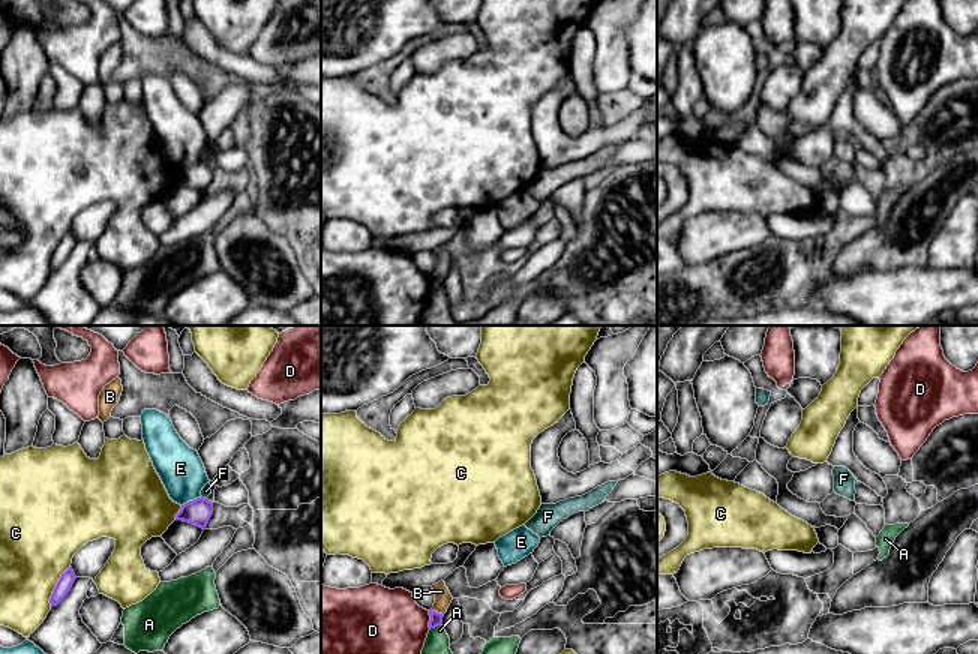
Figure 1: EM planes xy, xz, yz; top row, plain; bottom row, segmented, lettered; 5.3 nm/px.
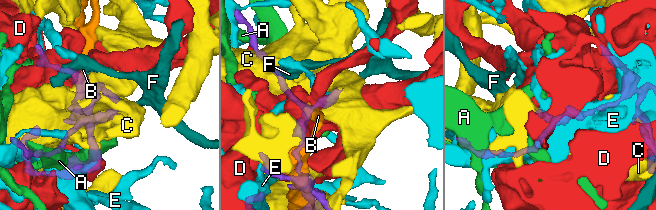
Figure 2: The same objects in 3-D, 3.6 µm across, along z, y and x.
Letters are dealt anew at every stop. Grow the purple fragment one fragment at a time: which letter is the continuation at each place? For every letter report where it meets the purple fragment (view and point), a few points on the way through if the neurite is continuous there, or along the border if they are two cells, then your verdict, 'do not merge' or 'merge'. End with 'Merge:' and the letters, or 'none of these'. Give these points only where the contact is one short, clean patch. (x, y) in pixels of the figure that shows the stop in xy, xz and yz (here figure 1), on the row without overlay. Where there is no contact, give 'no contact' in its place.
A: meets purple in xz at (435, 290); do not merge
B: meets purple in xz at (437, 276); border along xz (431, 273), (443, 279); do not merge
C: meets purple in xy at (56, 251); do not merge
D: meets purple in xz at (431, 284); do not merge
E: meets purple in xy at (191, 165); do not merge
F: meets purple in xy at (204, 162); border along xy (201, 159), (206, 162); do not merge
Merge: none of these

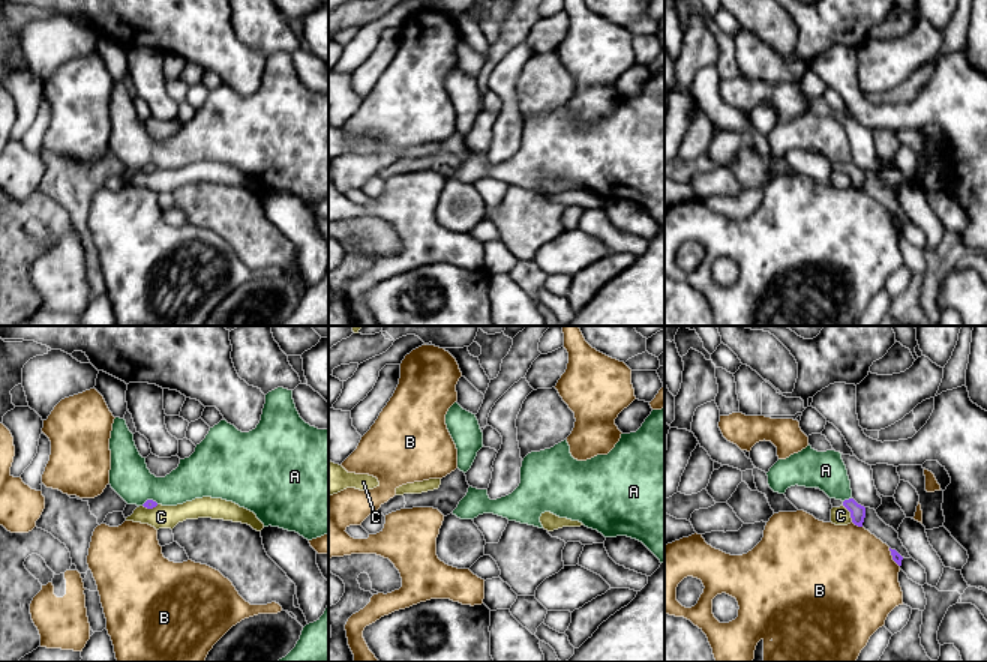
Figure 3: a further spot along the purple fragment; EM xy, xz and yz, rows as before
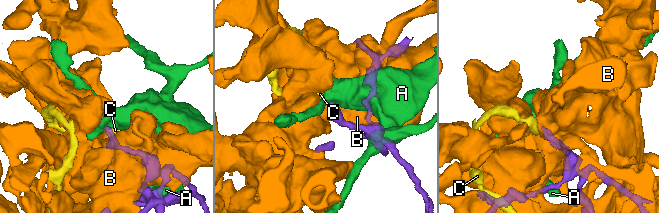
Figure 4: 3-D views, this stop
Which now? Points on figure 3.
A: meets purple in yz at (846, 164); do not merge
B: meets purple in yz at (857, 188); do not merge
C: meets purple in yz at (851, 177); border along yz (843, 168), (852, 185); do not merge
Merge: none of these

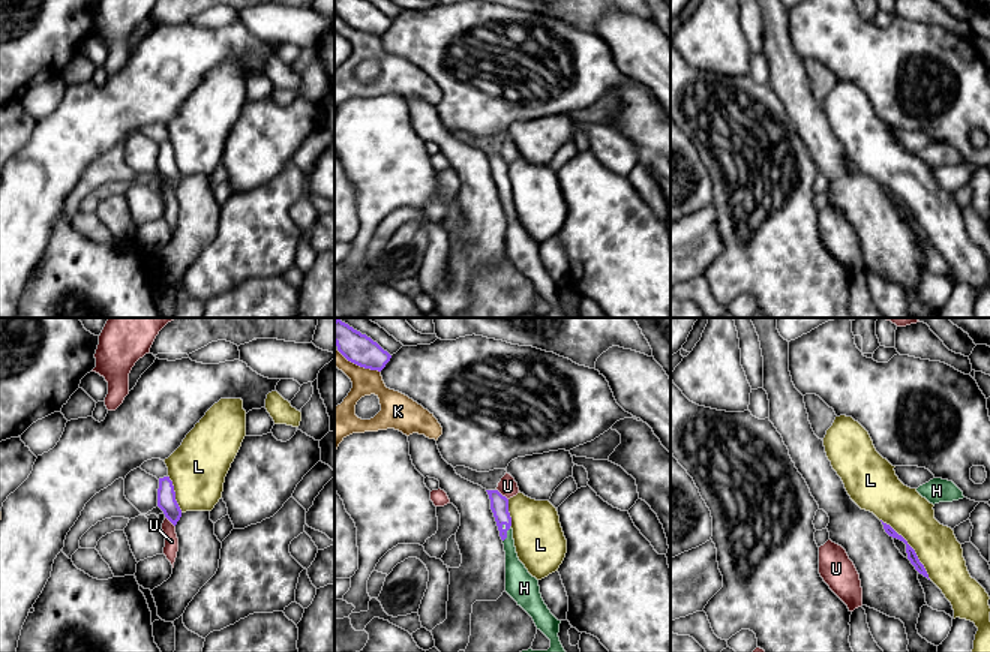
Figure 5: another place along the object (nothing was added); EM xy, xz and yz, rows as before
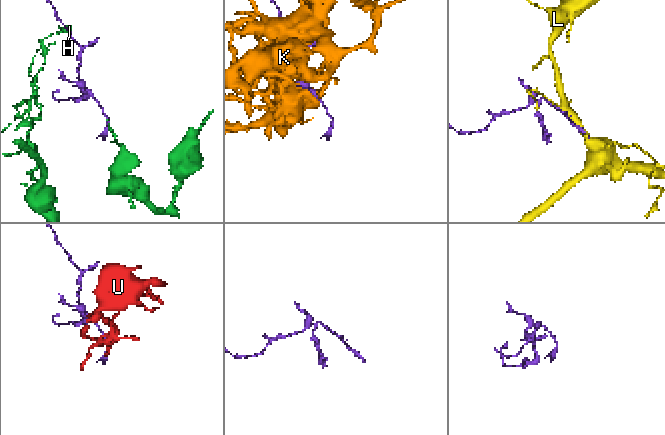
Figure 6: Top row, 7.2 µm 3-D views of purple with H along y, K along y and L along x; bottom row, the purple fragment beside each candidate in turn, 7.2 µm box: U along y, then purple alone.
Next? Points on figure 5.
H: meets purple in xz at (506, 198); runs through xz (498, 168), (506, 198), (518, 243); merge
K: meets purple in xz at (359, 29); do not merge
L: meets purple in yz at (911, 212); do not merge
U: meets purple in xz at (501, 159); do not merge
Merge: H

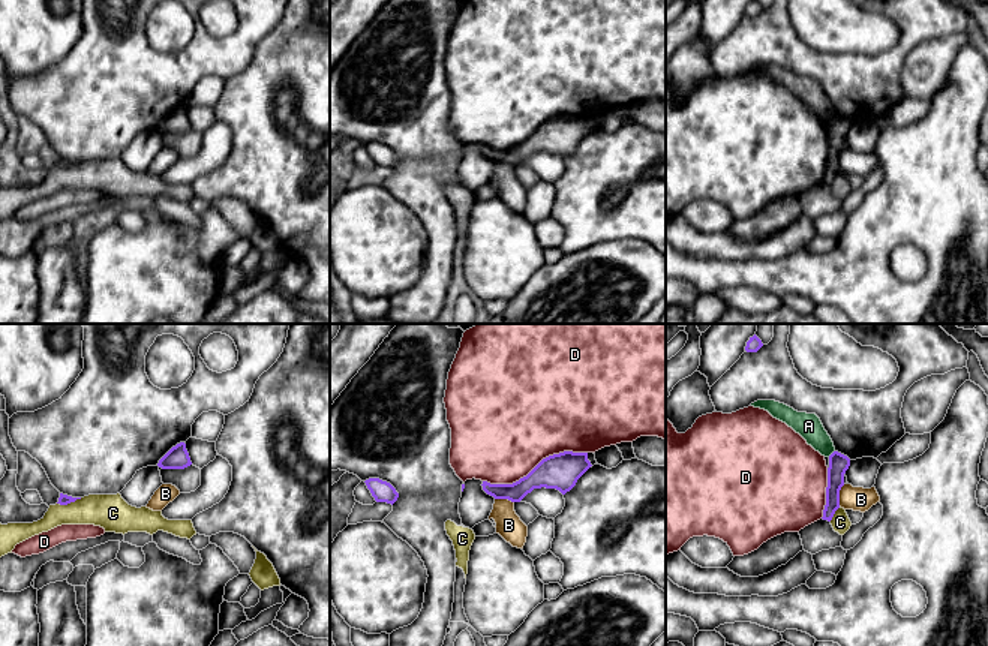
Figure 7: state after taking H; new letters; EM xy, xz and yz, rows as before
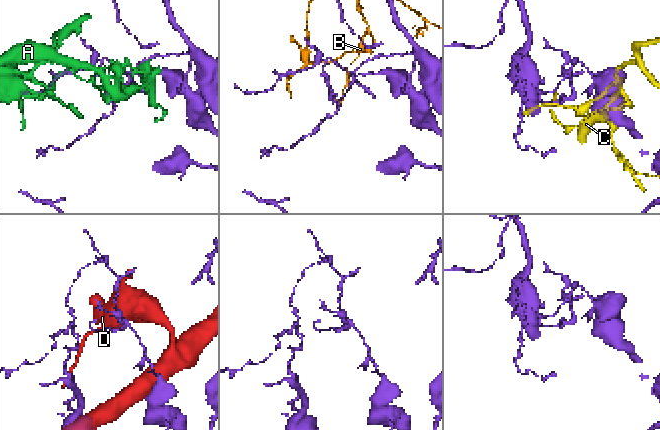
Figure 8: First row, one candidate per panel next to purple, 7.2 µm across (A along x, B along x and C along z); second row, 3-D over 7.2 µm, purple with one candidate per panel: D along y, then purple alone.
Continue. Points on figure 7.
A: meets purple in yz at (832, 117); do not merge
B: meets purple in yz at (838, 159); do not merge
C: meets purple in xy at (69, 167); do not merge
D: meets purple in xz at (535, 131); do not merge
Merge: none of these

